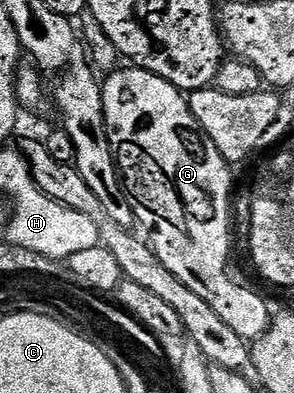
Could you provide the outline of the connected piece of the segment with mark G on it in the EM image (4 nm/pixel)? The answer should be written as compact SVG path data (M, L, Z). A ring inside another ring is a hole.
M116 68L106 75L105 81L102 83L103 107L105 108L105 124L107 125L109 144L115 157L115 167L119 169L119 179L123 182L123 190L129 196L129 204L135 213L136 223L140 227L143 225L147 229L148 235L146 234L146 237L149 239L151 249L155 251L155 254L161 260L161 264L165 264L165 268L169 268L169 272L173 272L173 276L177 276L177 280L181 280L181 284L185 284L185 288L193 288L193 292L197 292L197 296L201 296L201 300L205 300L205 304L209 304L209 308L213 308L213 312L217 312L217 316L221 316L221 320L225 320L225 324L229 324L229 328L233 328L233 332L237 332L237 336L248 340L257 339L270 326L273 310L267 307L266 300L257 291L251 290L252 287L250 285L233 284L225 276L225 268L233 258L233 254L231 254L232 167L221 156L221 152L217 152L213 140L209 140L207 133L197 124L197 120L187 103L184 91L178 90L176 86L169 84L169 80L165 80L148 70L138 68L127 69L131 70Z

